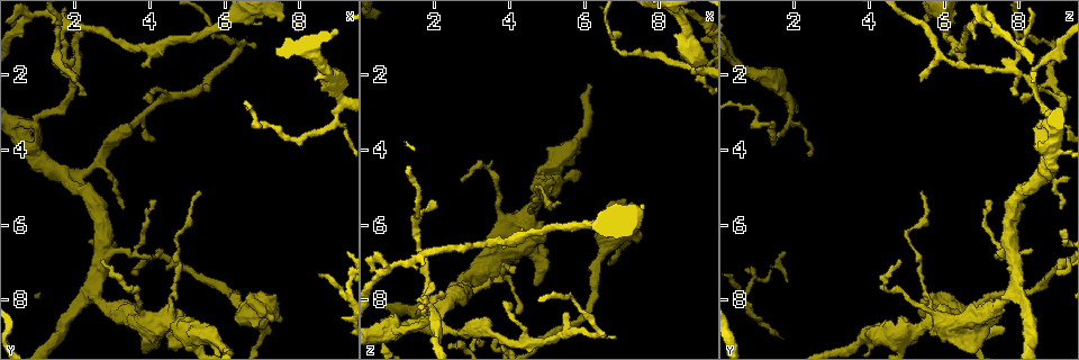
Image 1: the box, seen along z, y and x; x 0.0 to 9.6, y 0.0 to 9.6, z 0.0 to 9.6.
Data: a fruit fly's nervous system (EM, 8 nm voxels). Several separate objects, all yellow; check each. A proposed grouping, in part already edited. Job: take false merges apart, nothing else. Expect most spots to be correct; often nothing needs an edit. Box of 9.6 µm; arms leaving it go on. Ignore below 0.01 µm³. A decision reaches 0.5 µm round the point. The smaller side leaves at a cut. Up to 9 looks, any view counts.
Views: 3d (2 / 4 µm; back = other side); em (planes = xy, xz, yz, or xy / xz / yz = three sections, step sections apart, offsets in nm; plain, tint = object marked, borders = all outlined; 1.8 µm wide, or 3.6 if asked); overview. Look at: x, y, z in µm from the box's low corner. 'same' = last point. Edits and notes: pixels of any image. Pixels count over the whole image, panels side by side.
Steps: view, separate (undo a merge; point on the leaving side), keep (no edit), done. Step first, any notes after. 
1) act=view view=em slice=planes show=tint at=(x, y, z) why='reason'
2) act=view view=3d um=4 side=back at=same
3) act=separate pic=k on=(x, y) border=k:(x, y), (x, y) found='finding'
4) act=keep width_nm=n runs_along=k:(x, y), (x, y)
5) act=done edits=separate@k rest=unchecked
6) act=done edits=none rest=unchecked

act=view view=em slice=planes show=tint at=(4.35, 8.65, 6.10) why='looks like a crossing'

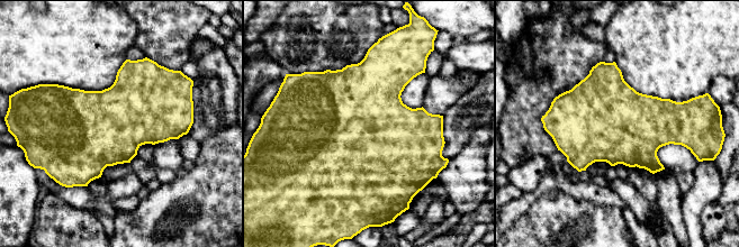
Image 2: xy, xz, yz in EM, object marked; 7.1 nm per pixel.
act=keep found='all the same cell'

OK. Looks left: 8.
act=view view=em slice=planes show=borders at=(3.55, 6.70, 7.55) why='arms part here'

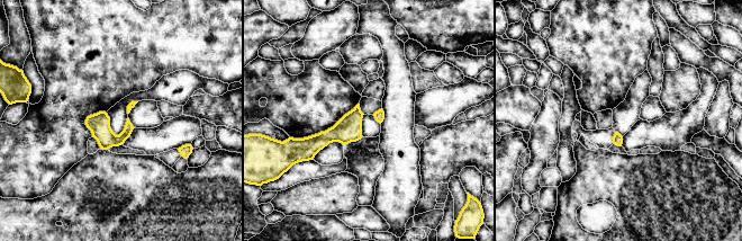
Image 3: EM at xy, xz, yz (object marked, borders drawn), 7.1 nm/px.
act=keep found='all the same cell'

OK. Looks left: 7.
act=view view=3d um=4 at=(1.90, 2.25, 8.35) why='three-way junction'

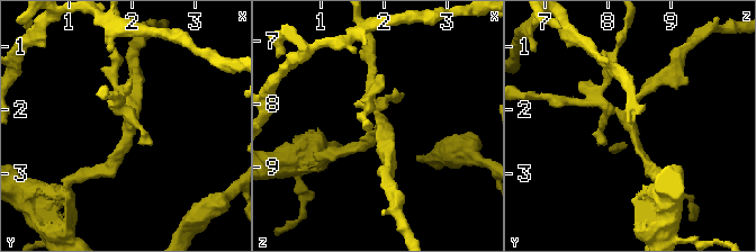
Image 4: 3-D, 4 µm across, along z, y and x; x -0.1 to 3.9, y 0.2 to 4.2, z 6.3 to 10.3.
act=view view=em slice=planes show=tint at=(1.95, 2.20, 8.35)

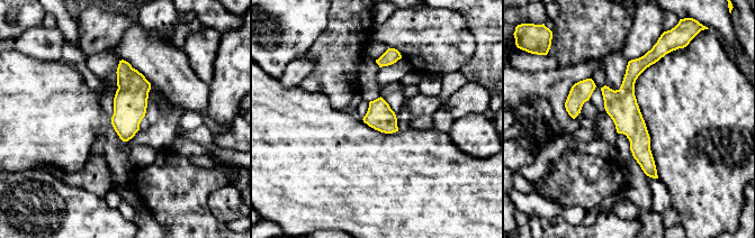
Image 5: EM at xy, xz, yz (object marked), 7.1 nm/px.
act=keep width_nm=190 runs_along=5:(653, 54), (628, 82), (652, 174) found='one cell here'

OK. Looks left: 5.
act=view view=em um=3.6 slice=xy step=16 show=tint at=(0.90, 4.00, 8.85) why='four-way junction'

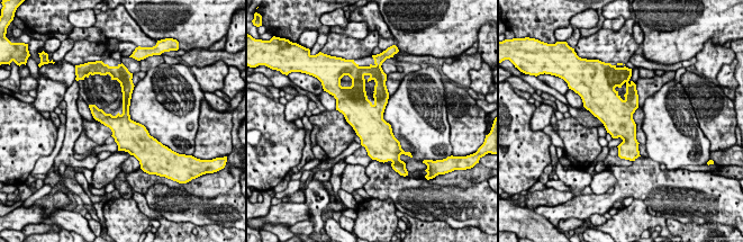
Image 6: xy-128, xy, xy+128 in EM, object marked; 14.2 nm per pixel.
act=view view=em um=3.6 slice=planes show=tint at=same why='another direction'

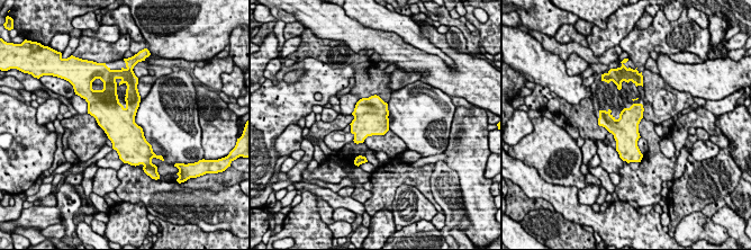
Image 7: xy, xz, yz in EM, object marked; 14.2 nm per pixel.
act=keep found='all the same cell'

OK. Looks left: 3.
act=done edits=none rest=unchecked

